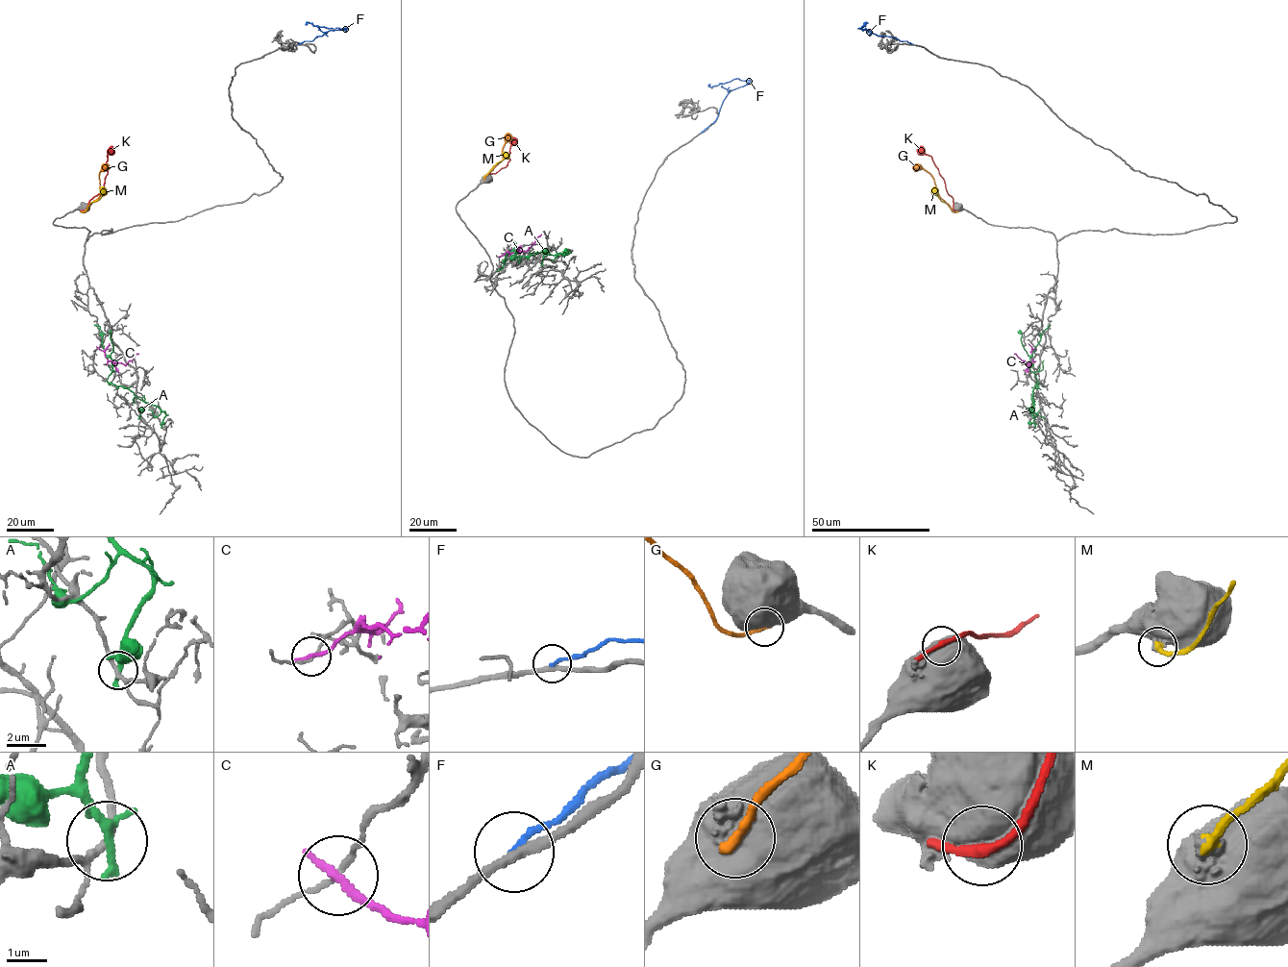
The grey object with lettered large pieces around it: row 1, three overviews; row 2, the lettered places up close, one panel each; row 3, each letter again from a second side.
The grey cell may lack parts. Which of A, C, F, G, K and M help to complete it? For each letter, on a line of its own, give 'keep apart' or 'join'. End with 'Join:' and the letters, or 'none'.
A: keep apart
C: keep apart
F: keep apart
G: keep apart
K: keep apart
M: keep apart
Join: none

